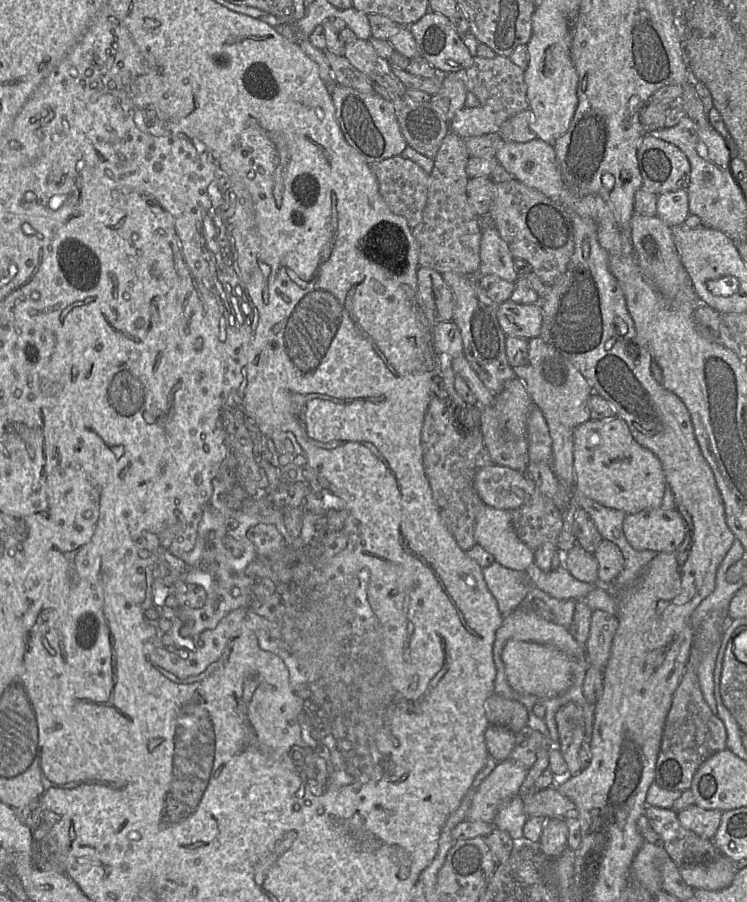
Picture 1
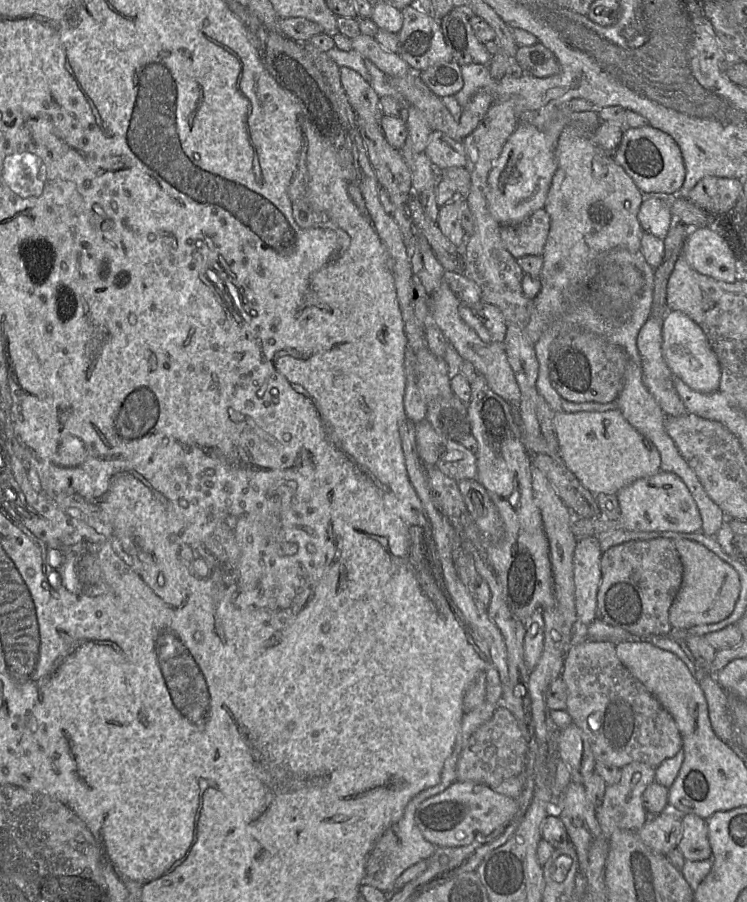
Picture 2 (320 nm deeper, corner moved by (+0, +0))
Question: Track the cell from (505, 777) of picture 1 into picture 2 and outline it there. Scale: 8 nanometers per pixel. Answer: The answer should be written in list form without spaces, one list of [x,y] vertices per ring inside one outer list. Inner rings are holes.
[[[455,781],[443,792],[420,804],[415,822],[423,837],[436,847],[457,847],[483,839],[517,816],[518,801],[474,781]]]

